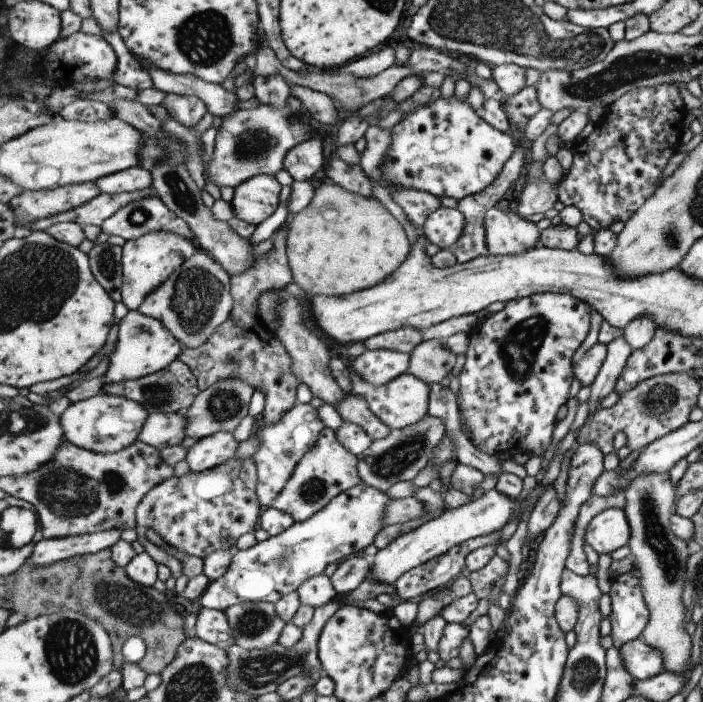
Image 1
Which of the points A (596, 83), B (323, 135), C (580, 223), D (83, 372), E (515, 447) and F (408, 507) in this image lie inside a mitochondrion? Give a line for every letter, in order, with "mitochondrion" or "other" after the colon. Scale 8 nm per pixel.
A: mitochondrion
B: other
C: other
D: other
E: other
F: other

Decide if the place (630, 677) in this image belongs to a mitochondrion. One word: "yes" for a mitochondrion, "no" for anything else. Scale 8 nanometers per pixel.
no

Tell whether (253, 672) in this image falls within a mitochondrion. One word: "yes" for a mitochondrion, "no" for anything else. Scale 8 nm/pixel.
yes

